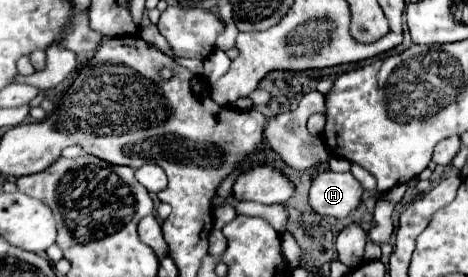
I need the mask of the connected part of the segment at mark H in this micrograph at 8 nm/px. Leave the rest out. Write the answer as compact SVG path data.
M325 170L317 174L309 190L309 206L321 216L345 218L361 204L363 188L351 172L337 174Z

